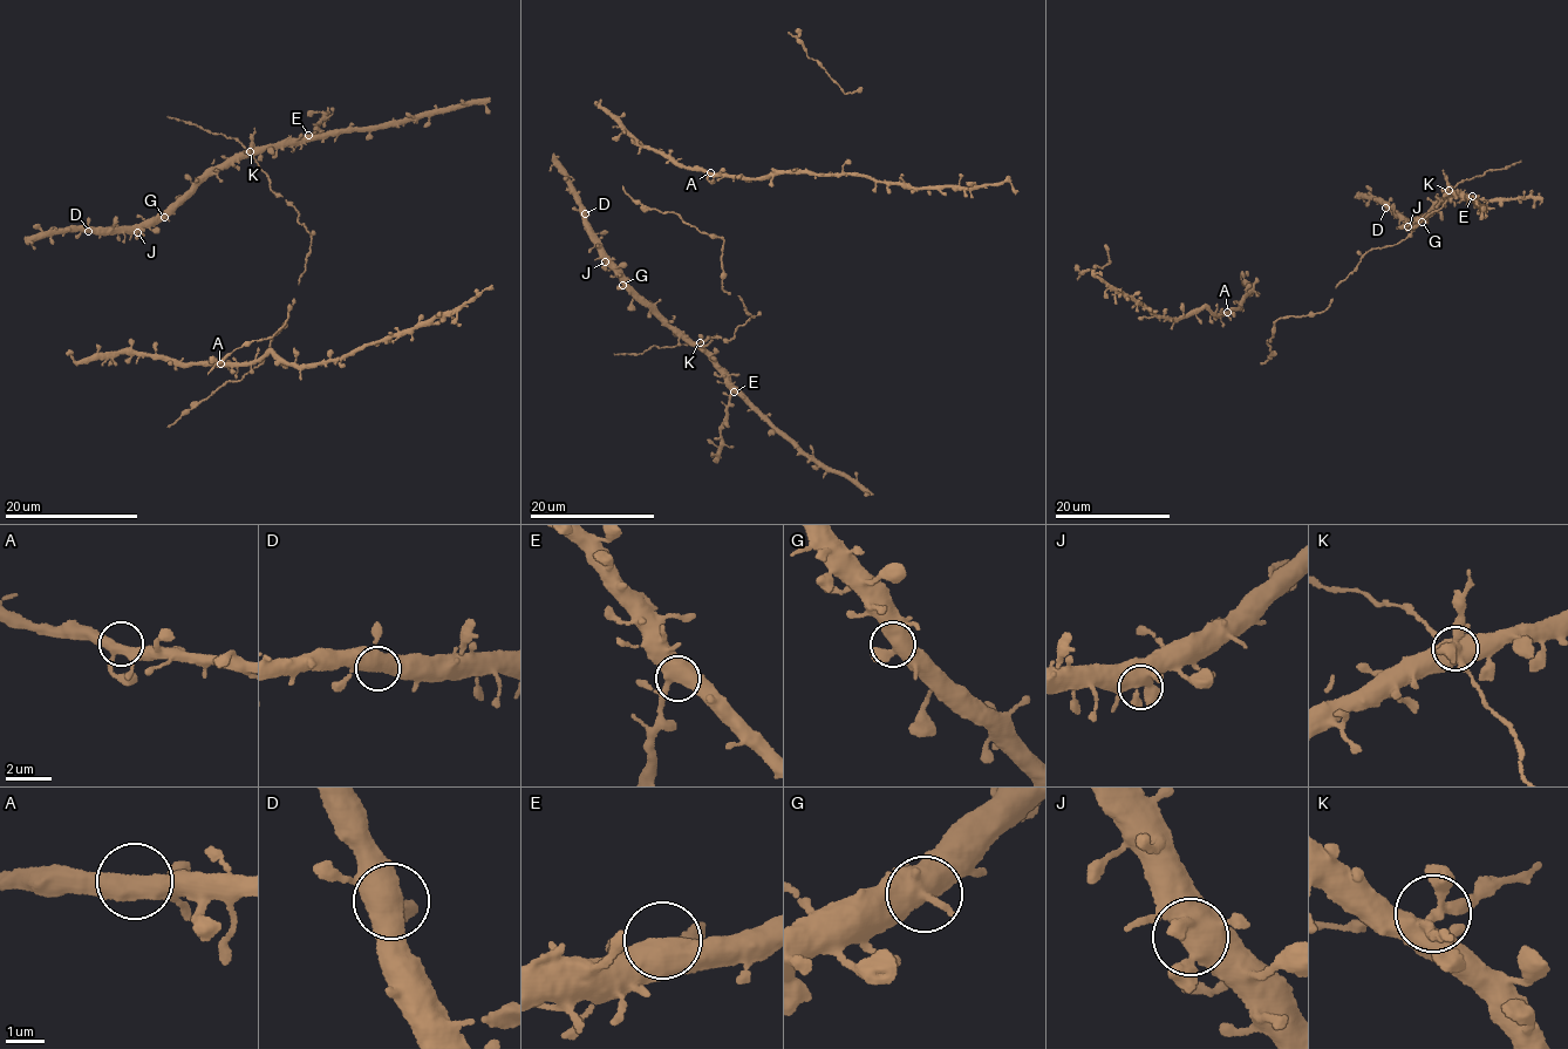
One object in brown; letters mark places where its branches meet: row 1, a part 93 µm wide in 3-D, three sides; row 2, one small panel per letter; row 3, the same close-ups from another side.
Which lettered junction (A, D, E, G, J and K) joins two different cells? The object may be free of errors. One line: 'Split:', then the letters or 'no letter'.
Split: K

